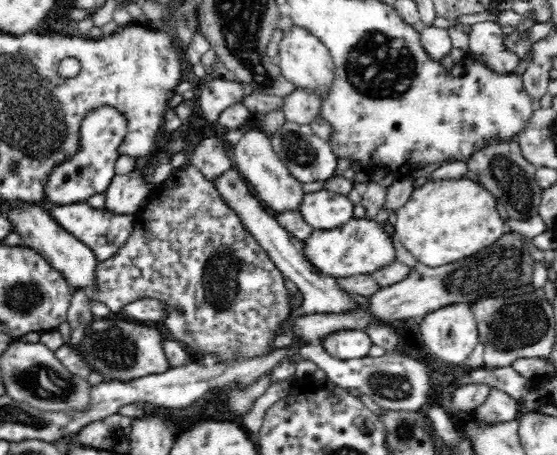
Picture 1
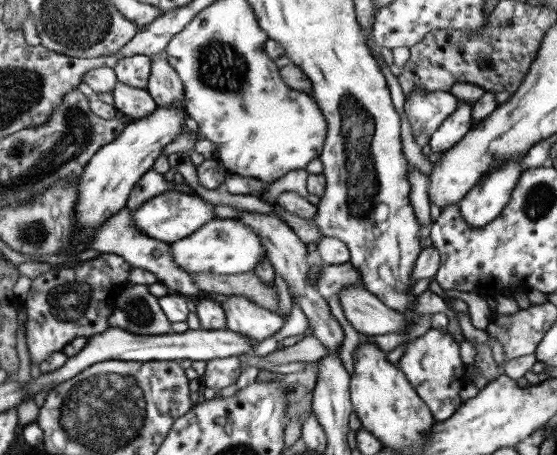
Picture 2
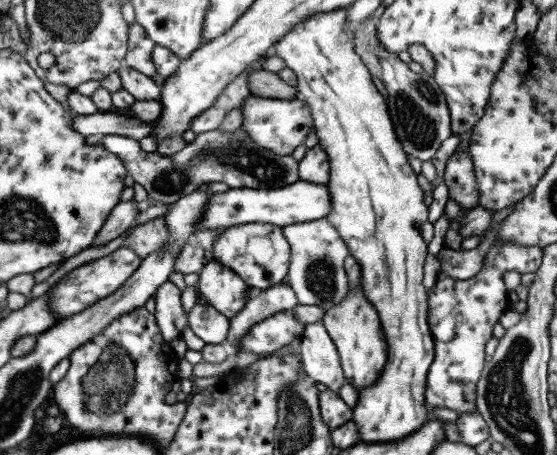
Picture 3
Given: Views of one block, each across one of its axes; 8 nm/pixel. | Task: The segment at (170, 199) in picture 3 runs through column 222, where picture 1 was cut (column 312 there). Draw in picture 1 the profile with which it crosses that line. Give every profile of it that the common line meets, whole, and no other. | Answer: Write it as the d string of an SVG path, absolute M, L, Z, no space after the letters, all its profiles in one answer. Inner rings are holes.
M284 121L284 124L270 137L272 148L278 153L278 157L282 159L290 174L302 185L308 184L311 180L326 181L333 176L339 158L334 154L329 143L320 138L310 125Z

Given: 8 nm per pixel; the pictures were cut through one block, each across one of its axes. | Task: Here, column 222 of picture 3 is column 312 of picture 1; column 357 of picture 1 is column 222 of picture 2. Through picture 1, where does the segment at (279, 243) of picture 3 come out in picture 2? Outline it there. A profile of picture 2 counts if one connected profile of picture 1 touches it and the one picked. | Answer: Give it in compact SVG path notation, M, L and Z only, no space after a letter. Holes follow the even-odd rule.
M228 218L215 219L190 236L171 243L171 252L175 264L188 274L190 271L219 275L255 272L257 265L267 258L266 248L258 234L237 219Z

